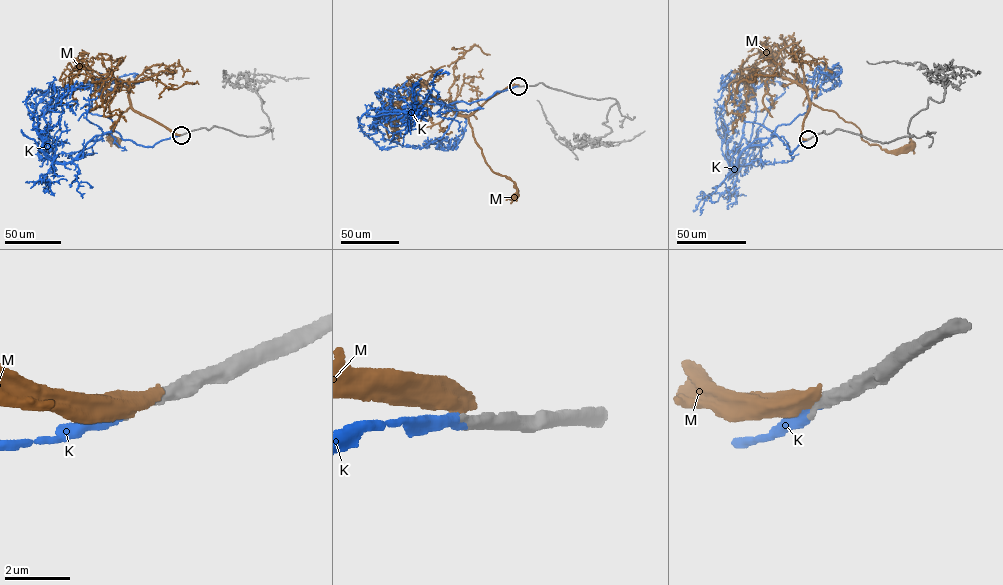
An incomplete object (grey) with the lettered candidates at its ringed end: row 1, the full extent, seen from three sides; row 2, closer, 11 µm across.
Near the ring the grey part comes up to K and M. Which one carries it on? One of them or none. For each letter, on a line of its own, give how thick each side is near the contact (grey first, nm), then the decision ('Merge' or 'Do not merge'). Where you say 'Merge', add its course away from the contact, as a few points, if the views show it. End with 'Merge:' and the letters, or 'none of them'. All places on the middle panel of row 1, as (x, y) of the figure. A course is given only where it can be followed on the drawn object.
K: Thickness 400 nm (grey) against 420 nm. Merge. Its course: (519, 86), (469, 103), (429, 96), (415, 109), (362, 115), (365, 135), (381, 148), (397, 146)
M: Thickness 400 nm (grey) against 650 nm. Do not merge
Merge: K

